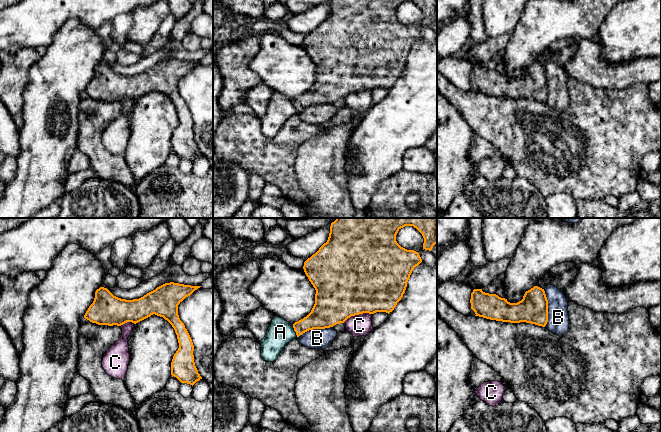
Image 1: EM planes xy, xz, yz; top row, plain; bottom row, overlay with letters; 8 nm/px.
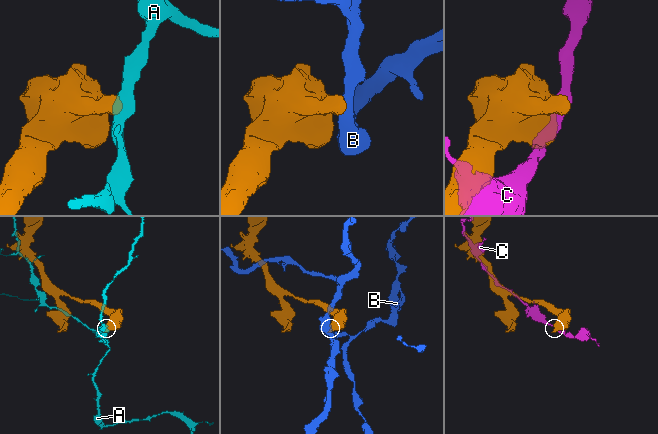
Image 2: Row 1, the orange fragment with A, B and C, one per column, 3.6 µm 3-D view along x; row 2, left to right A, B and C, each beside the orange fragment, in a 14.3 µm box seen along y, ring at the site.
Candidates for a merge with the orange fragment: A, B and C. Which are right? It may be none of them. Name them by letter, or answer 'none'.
none

